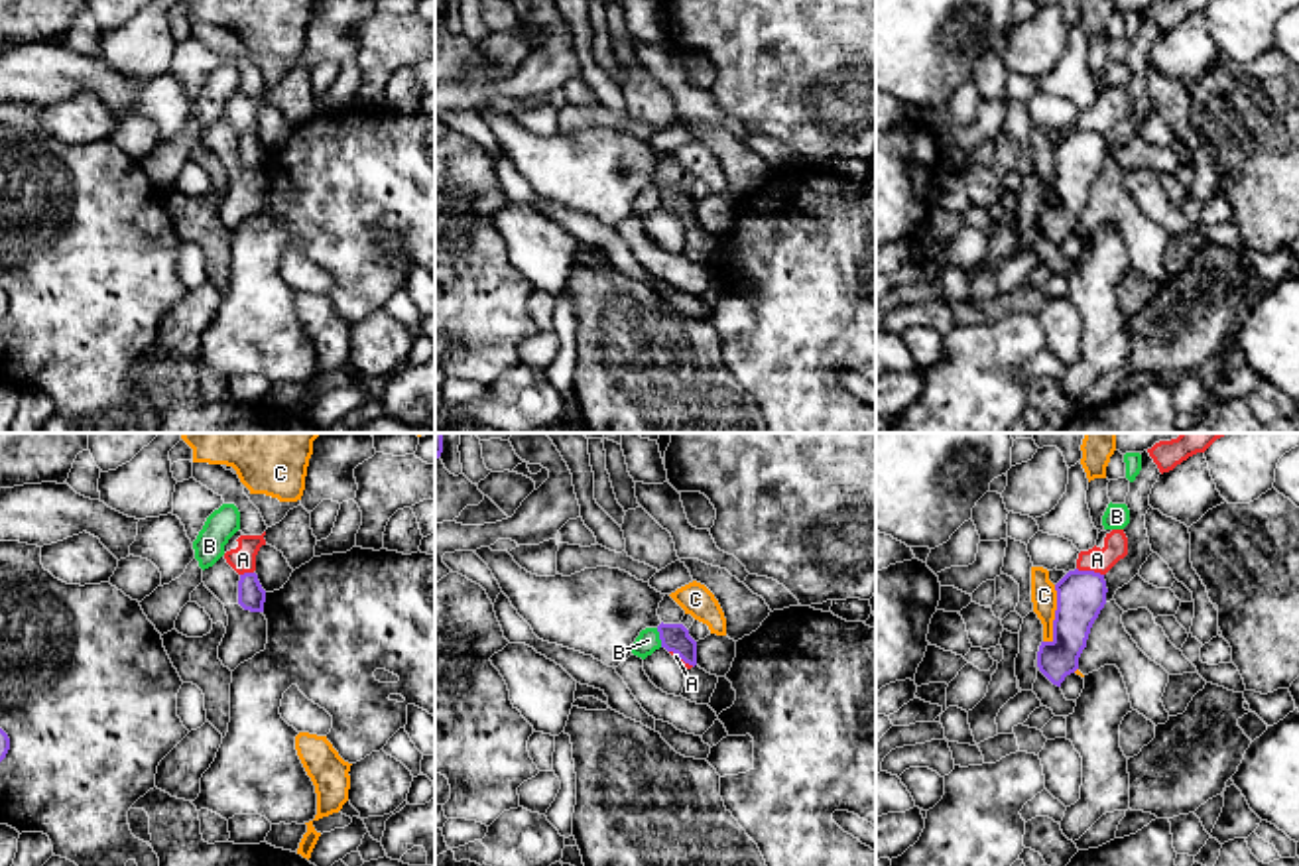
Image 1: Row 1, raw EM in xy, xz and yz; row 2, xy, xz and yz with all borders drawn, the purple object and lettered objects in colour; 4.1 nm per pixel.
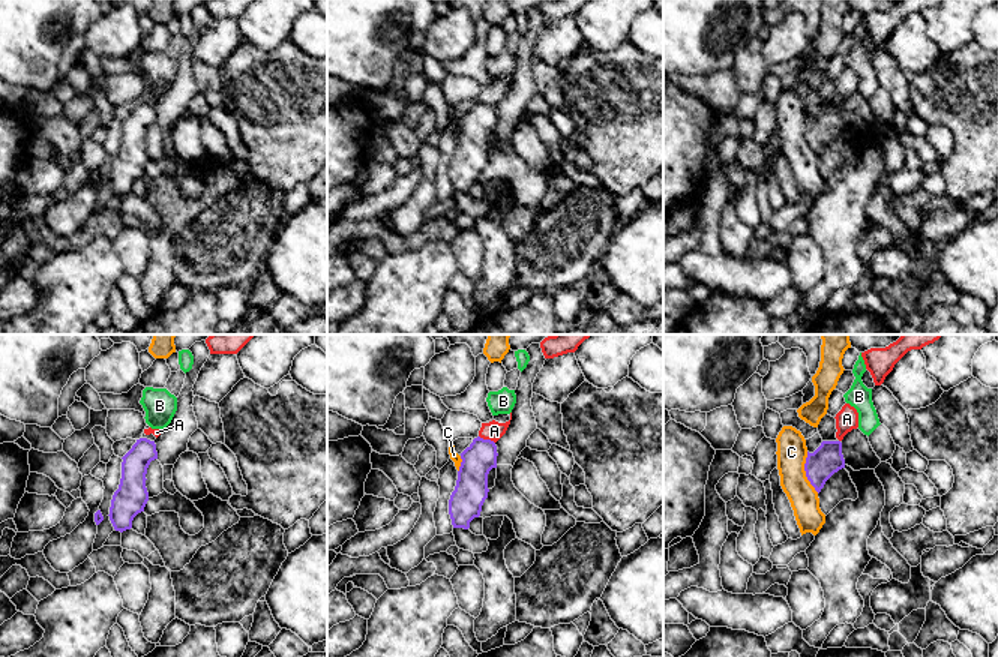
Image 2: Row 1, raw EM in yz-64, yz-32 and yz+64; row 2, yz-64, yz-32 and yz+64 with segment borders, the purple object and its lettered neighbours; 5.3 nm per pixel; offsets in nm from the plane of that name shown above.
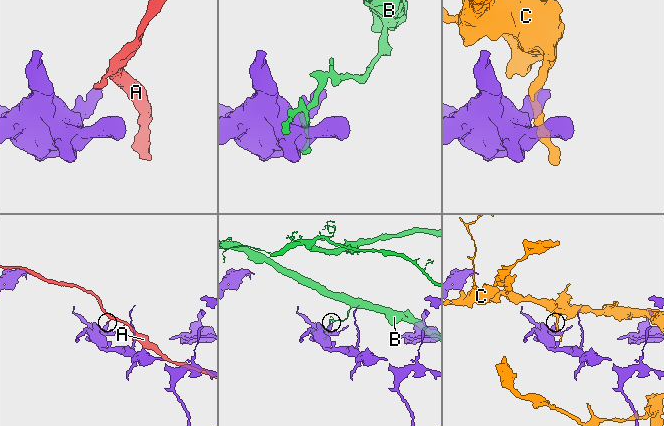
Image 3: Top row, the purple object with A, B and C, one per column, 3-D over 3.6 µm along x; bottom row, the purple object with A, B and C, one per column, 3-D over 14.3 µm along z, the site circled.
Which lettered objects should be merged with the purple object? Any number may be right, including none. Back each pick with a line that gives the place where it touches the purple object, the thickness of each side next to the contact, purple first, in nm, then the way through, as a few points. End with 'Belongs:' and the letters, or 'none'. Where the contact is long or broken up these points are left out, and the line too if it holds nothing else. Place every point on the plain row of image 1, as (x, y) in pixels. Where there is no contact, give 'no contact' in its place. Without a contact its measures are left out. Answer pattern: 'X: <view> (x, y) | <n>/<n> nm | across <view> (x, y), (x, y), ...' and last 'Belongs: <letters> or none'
Belongs: none

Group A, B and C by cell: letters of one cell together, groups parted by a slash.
A / B / C

